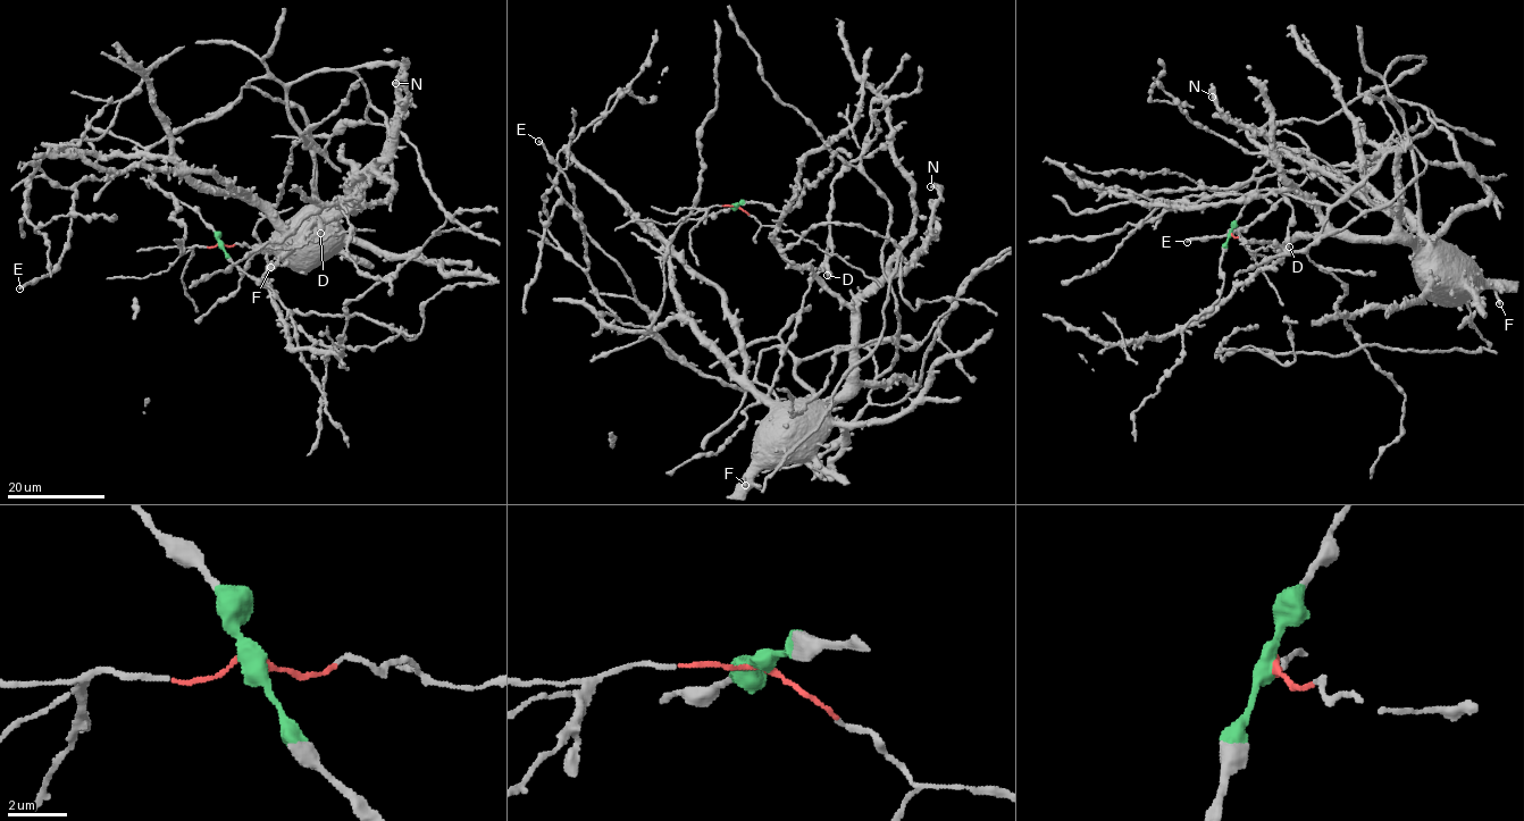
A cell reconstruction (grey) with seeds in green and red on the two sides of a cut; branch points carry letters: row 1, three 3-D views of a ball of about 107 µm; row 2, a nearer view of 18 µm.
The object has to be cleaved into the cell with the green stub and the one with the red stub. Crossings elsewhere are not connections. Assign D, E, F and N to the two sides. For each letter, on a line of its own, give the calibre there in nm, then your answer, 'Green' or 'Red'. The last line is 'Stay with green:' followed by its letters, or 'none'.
D: Thickness 340 nm. Green
E: Thickness 240 nm. Green
F: Thickness 440 nm. Green
N: Thickness 150 nm. Green
Stay with green: D, E, F, N

